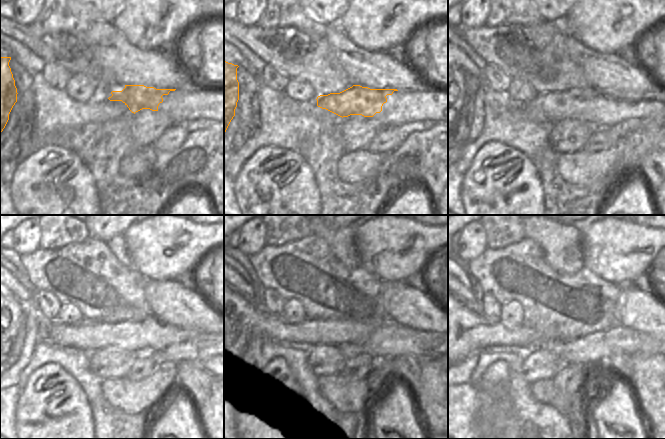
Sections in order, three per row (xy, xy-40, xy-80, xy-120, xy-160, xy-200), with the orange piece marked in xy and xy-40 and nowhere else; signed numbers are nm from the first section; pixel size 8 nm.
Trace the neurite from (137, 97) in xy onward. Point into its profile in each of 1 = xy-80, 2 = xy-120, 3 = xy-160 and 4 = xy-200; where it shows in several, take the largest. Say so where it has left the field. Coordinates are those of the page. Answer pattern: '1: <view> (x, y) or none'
1: xy-80 (586, 104)
2: xy-120 (89, 335)
3: xy-160 (244, 327)
4: xy-200 (468, 331)

